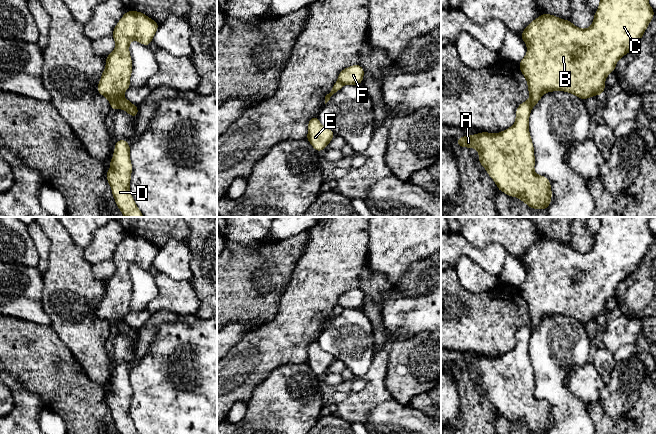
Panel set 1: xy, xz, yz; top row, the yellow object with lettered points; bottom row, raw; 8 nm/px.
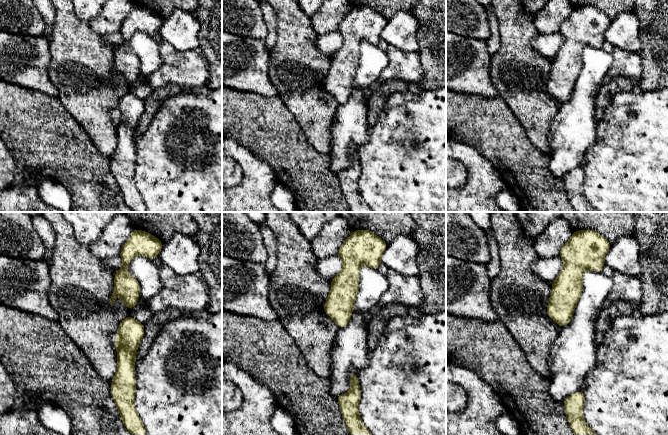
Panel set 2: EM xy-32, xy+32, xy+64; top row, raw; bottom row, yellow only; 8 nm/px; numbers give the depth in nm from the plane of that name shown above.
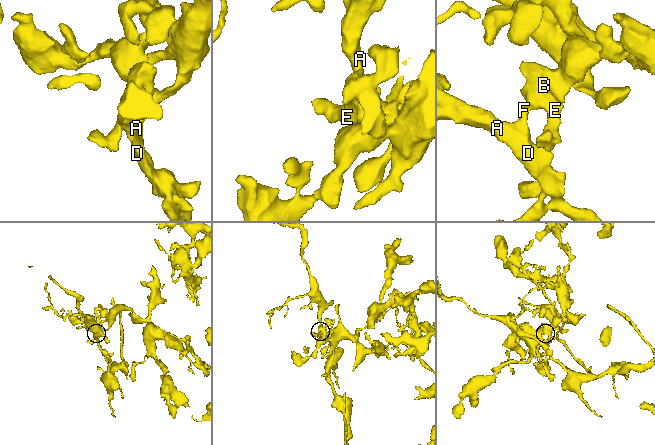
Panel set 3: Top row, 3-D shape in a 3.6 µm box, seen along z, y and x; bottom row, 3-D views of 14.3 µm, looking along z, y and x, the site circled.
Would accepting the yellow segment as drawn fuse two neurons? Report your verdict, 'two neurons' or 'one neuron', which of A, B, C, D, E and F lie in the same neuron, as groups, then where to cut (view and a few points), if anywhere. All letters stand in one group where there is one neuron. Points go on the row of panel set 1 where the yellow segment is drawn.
two neurons | A D F / B C E | xy (122, 96), (116, 108)

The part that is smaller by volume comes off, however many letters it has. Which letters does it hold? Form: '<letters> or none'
A, D, F

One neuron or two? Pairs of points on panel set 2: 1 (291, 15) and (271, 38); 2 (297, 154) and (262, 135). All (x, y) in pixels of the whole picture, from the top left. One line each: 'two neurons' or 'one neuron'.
1: two neurons
2: one neuron

